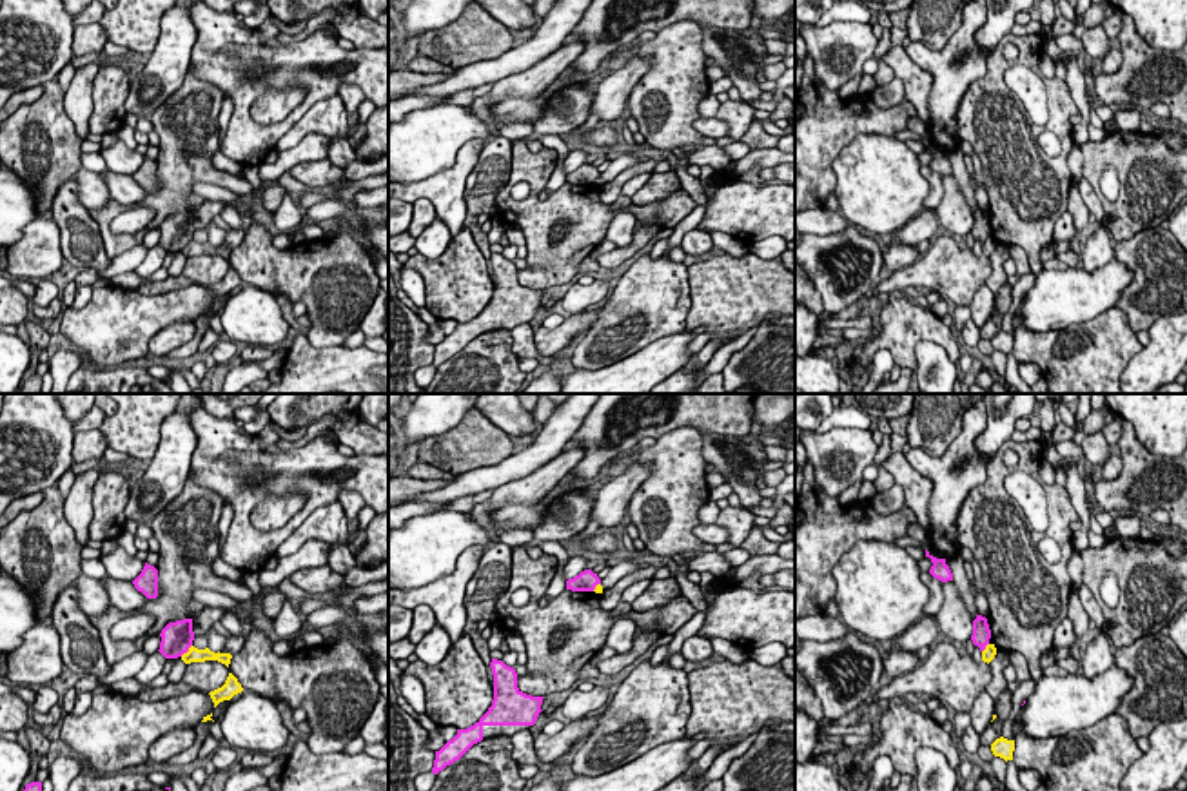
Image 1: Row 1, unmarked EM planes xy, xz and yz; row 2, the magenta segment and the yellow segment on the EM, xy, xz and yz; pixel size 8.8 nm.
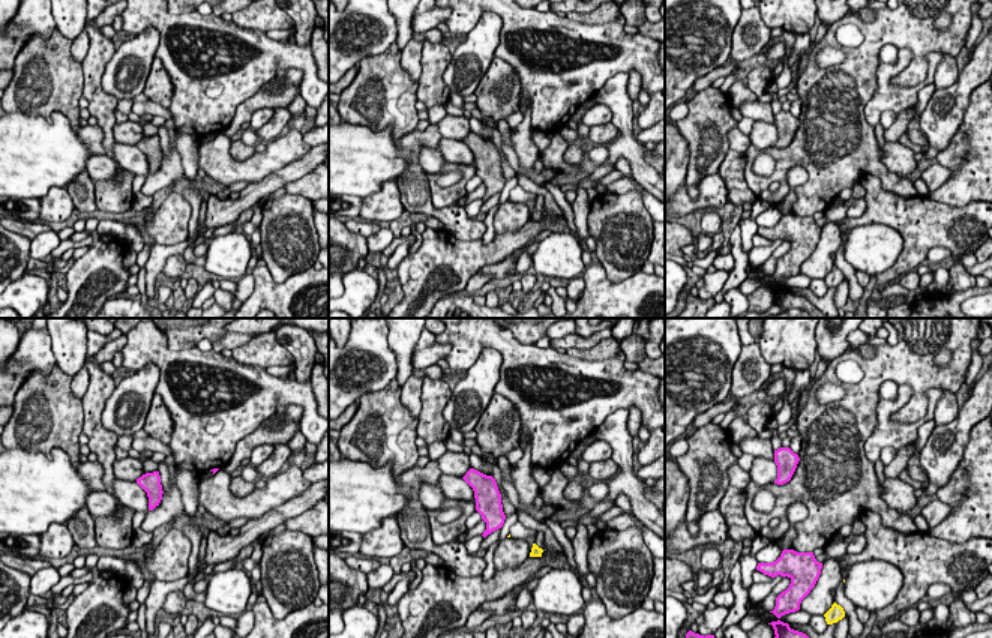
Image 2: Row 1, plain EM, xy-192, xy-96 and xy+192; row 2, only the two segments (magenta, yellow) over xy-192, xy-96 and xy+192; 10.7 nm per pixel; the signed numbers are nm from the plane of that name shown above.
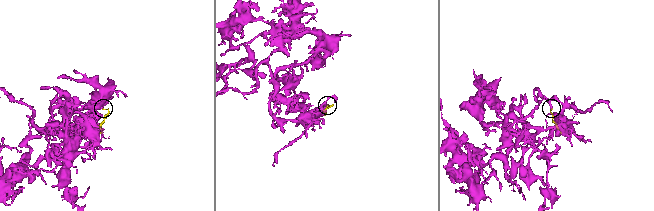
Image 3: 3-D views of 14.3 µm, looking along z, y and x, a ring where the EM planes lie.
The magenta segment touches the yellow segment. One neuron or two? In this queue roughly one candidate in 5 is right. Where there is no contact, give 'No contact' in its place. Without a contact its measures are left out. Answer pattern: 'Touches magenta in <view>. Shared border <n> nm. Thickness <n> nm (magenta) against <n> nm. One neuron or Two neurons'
Touches magenta in xy. Shared border 150 nm. Thickness 280 nm (magenta) against 130 nm. Two neurons

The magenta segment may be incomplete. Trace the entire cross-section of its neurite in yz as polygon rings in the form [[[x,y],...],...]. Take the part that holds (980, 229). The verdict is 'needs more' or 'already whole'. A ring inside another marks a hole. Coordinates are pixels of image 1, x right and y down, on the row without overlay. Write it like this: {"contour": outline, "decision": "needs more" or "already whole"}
{"contour": [[[976,209],[976,212],[973,214],[973,229],[971,229],[973,238],[978,239],[980,245],[984,245],[986,239],[989,238],[989,232],[991,232],[991,223],[987,212]]], "decision": "already whole"}

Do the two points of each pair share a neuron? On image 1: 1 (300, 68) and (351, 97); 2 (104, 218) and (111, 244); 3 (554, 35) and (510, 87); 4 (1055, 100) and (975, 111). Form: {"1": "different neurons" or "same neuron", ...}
{"1": "different neurons", "2": "same neuron", "3": "different neurons", "4": "same neuron"}

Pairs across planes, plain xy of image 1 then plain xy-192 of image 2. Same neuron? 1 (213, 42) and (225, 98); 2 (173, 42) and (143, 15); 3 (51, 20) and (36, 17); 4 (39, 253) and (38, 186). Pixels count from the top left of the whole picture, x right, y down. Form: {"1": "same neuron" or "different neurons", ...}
{"1": "same neuron", "2": "different neurons", "3": "same neuron", "4": "different neurons"}

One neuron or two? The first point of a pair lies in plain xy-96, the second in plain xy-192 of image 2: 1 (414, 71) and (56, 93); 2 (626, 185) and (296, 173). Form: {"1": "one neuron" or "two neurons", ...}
{"1": "two neurons", "2": "two neurons"}

